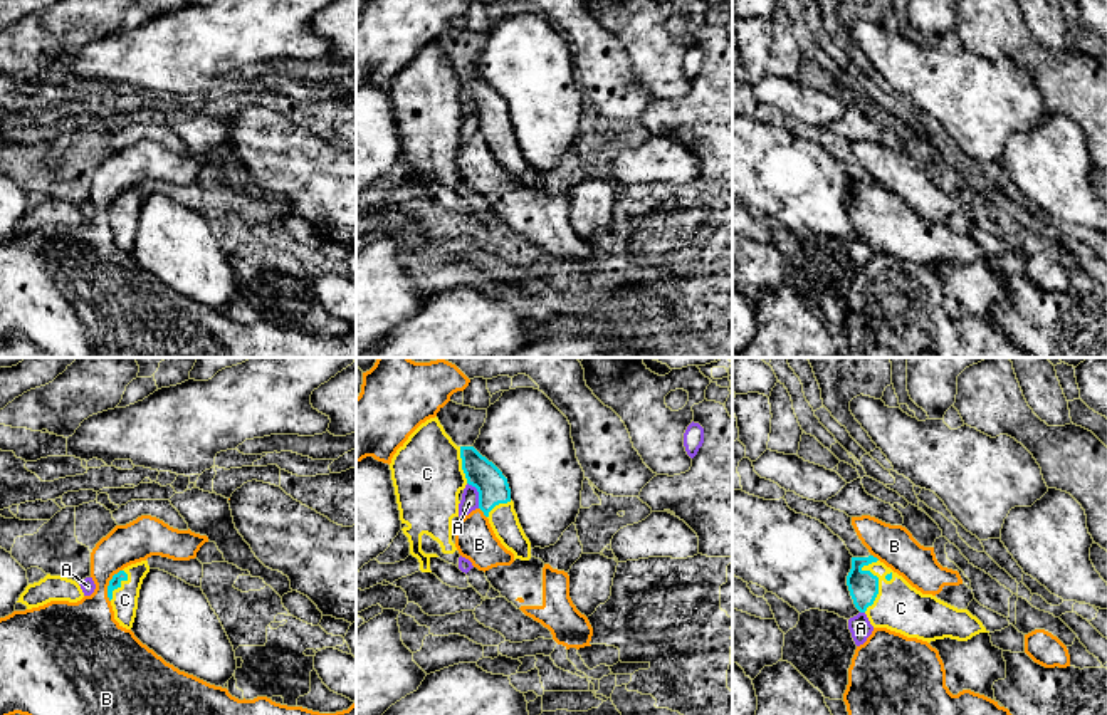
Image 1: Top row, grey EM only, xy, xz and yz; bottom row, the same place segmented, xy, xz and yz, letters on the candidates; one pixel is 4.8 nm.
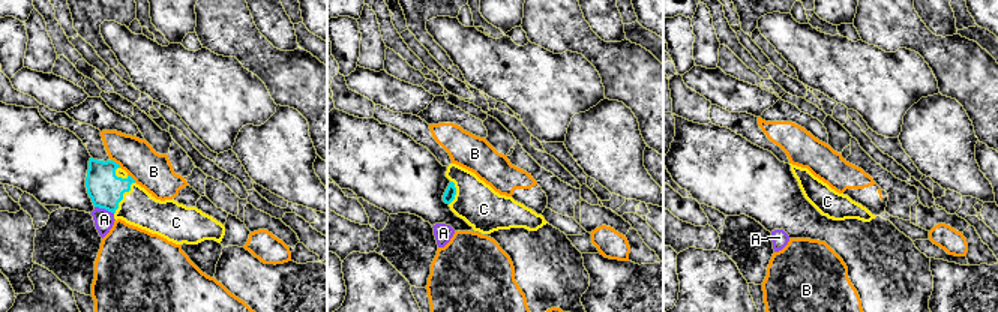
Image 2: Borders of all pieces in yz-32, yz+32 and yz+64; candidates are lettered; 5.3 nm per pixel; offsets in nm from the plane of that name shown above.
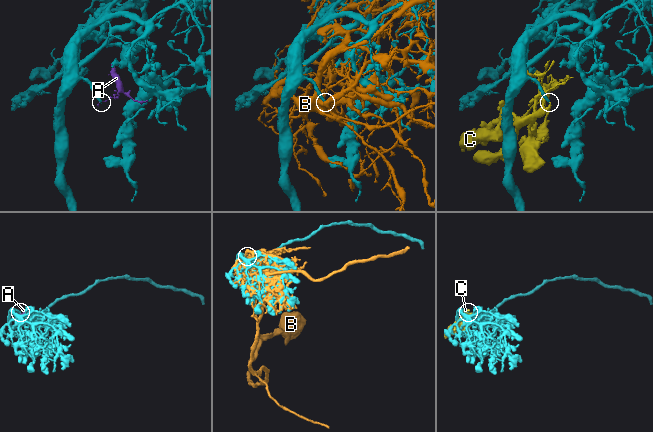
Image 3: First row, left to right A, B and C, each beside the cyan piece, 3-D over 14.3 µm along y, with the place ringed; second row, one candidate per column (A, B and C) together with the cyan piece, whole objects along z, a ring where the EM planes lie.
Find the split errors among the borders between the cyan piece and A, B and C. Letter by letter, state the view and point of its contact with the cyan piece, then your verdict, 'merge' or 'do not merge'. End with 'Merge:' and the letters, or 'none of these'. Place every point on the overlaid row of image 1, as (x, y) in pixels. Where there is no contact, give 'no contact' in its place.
A: contact xz (479, 494); do not merge
B: contact xy (110, 584); do not merge
C: contact yz (877, 579); merge
Merge: C

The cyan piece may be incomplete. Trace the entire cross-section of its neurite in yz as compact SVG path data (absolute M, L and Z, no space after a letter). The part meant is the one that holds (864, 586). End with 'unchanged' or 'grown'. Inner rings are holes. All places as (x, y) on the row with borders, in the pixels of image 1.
M852 557L847 586L855 608L874 628L887 628L922 641L968 641L989 633L968 609L922 594L877 557Z | grown

